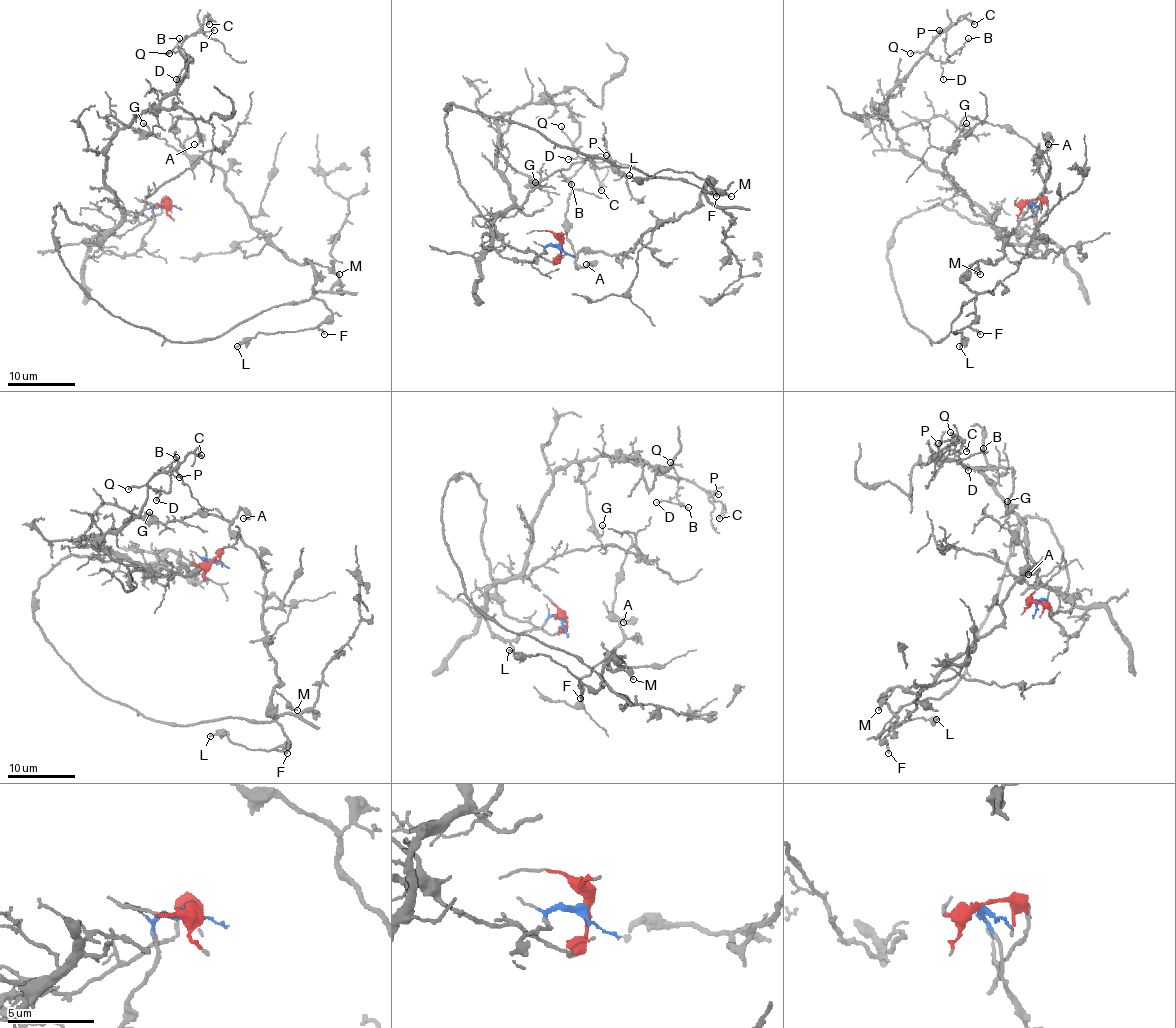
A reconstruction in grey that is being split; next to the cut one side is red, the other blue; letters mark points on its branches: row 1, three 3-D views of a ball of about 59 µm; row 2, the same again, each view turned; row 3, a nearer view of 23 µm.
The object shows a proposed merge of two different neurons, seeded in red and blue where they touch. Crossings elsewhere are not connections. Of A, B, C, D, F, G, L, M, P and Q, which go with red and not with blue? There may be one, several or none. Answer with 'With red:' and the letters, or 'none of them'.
With red: A, F, L, M

